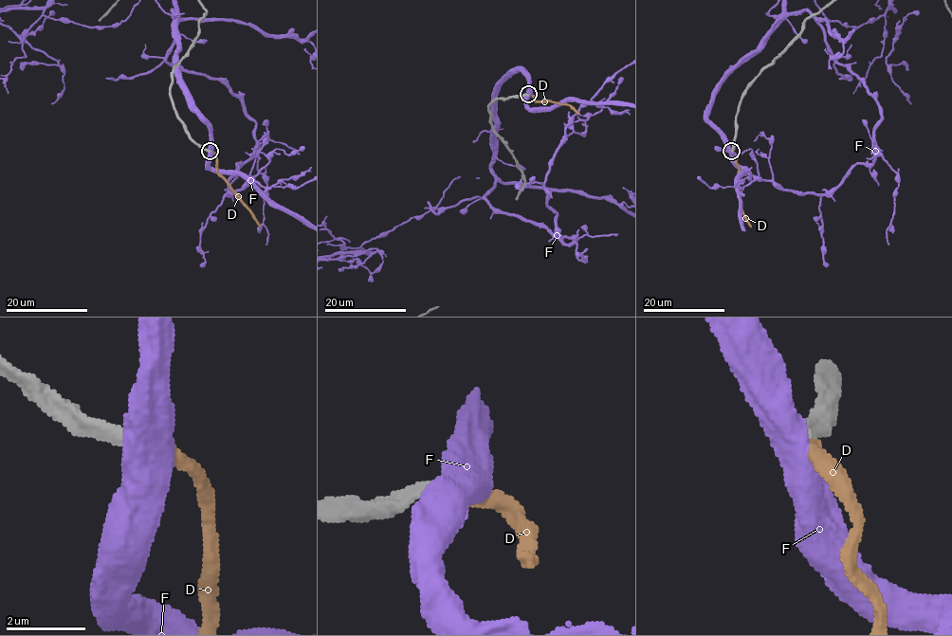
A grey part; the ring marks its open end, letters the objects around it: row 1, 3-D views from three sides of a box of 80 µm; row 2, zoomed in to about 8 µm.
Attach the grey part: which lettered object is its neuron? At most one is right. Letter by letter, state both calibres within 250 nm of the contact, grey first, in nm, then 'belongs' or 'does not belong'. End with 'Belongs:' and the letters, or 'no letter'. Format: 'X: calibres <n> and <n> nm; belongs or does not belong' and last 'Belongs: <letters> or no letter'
D: calibres 340 and 320 nm; belongs
F: calibres 360 and 600 nm; does not belong
Belongs: D

